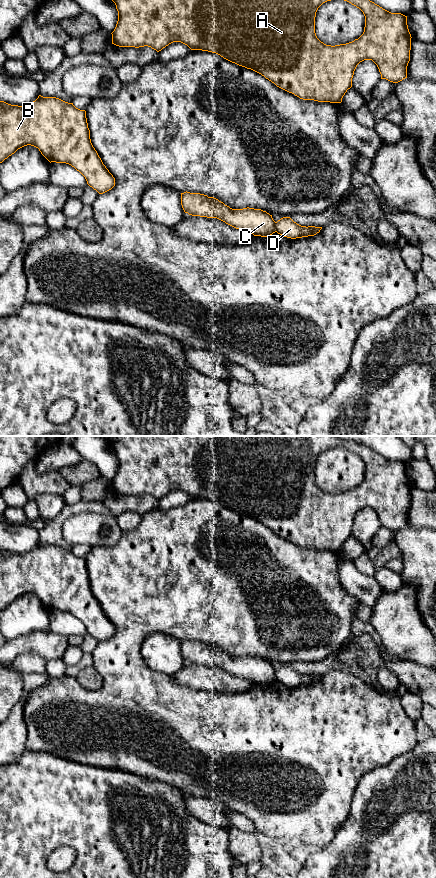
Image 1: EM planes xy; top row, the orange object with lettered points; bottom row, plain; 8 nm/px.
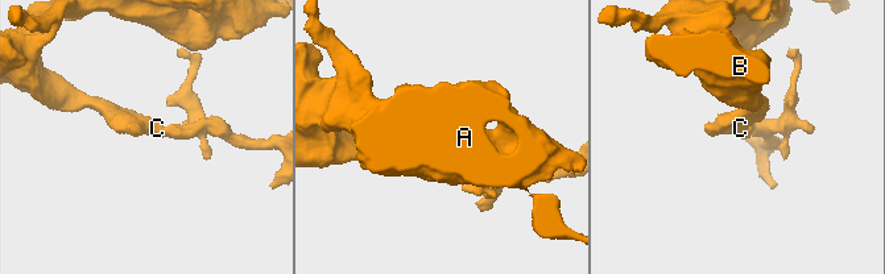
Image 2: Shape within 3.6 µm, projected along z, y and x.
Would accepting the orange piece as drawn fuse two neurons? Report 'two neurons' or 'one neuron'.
two neurons

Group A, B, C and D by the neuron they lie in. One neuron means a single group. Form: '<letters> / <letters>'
A B C / D

